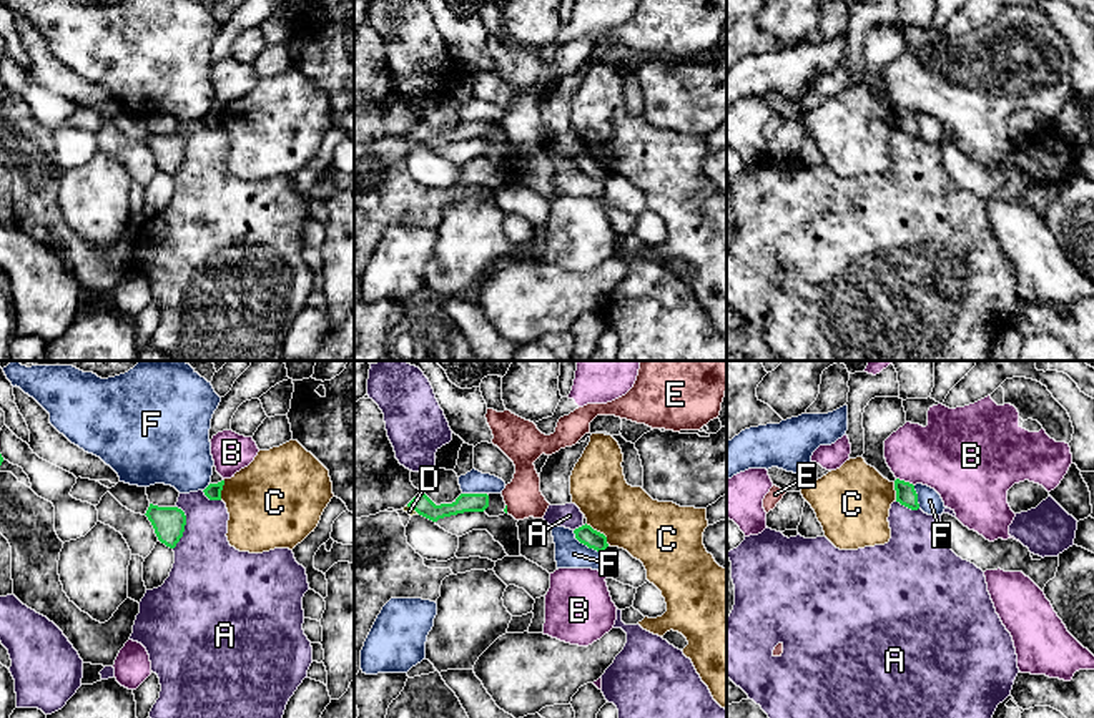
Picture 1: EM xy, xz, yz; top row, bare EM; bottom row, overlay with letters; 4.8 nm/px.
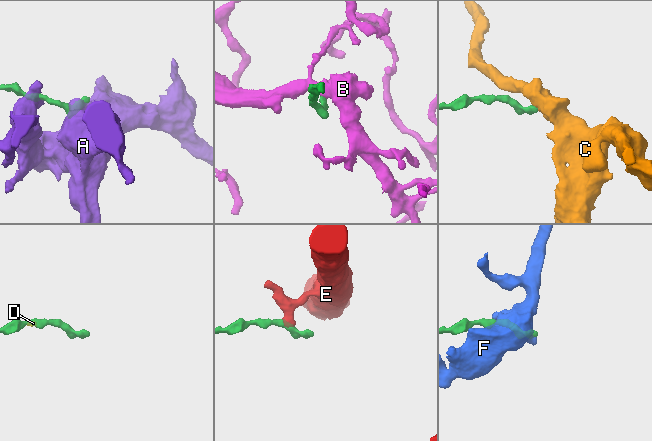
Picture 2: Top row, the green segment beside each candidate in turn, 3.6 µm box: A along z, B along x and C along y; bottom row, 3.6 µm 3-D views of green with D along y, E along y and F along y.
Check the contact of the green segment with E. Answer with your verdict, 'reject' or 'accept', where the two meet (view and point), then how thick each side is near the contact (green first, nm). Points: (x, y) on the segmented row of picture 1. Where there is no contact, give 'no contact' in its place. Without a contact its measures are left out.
reject | xz (506, 509) | 20/180 nm

